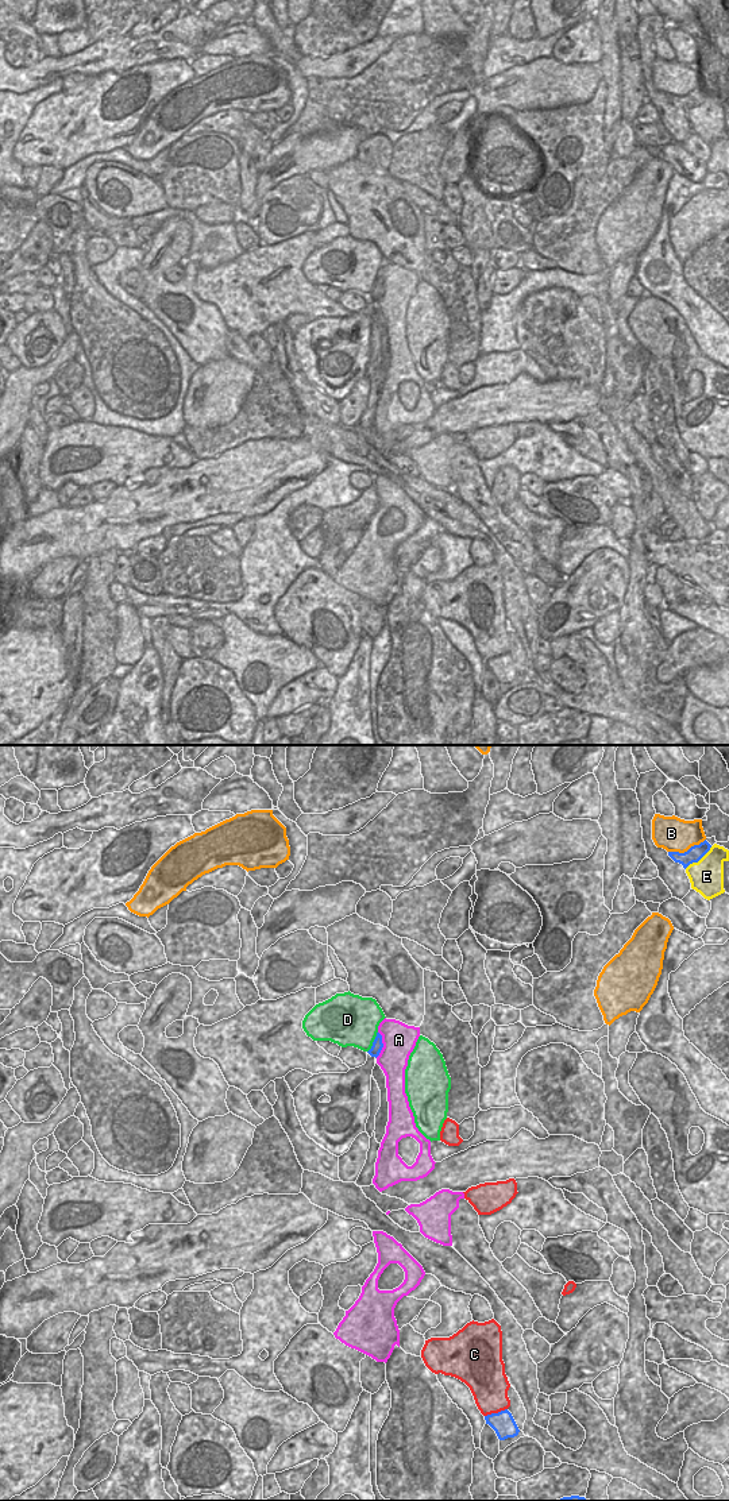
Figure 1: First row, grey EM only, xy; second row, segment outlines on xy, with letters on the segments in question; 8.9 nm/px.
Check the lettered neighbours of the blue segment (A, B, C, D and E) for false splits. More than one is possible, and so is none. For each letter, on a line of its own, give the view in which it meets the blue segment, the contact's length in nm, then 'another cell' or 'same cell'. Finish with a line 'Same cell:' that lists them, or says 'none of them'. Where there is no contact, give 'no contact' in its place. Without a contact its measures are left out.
A: xy | 240 nm | another cell
B: xy | 360 nm | another cell
C: xy | 220 nm | another cell
D: xy | 220 nm | another cell
E: xy | 320 nm | another cell
Same cell: none of them

